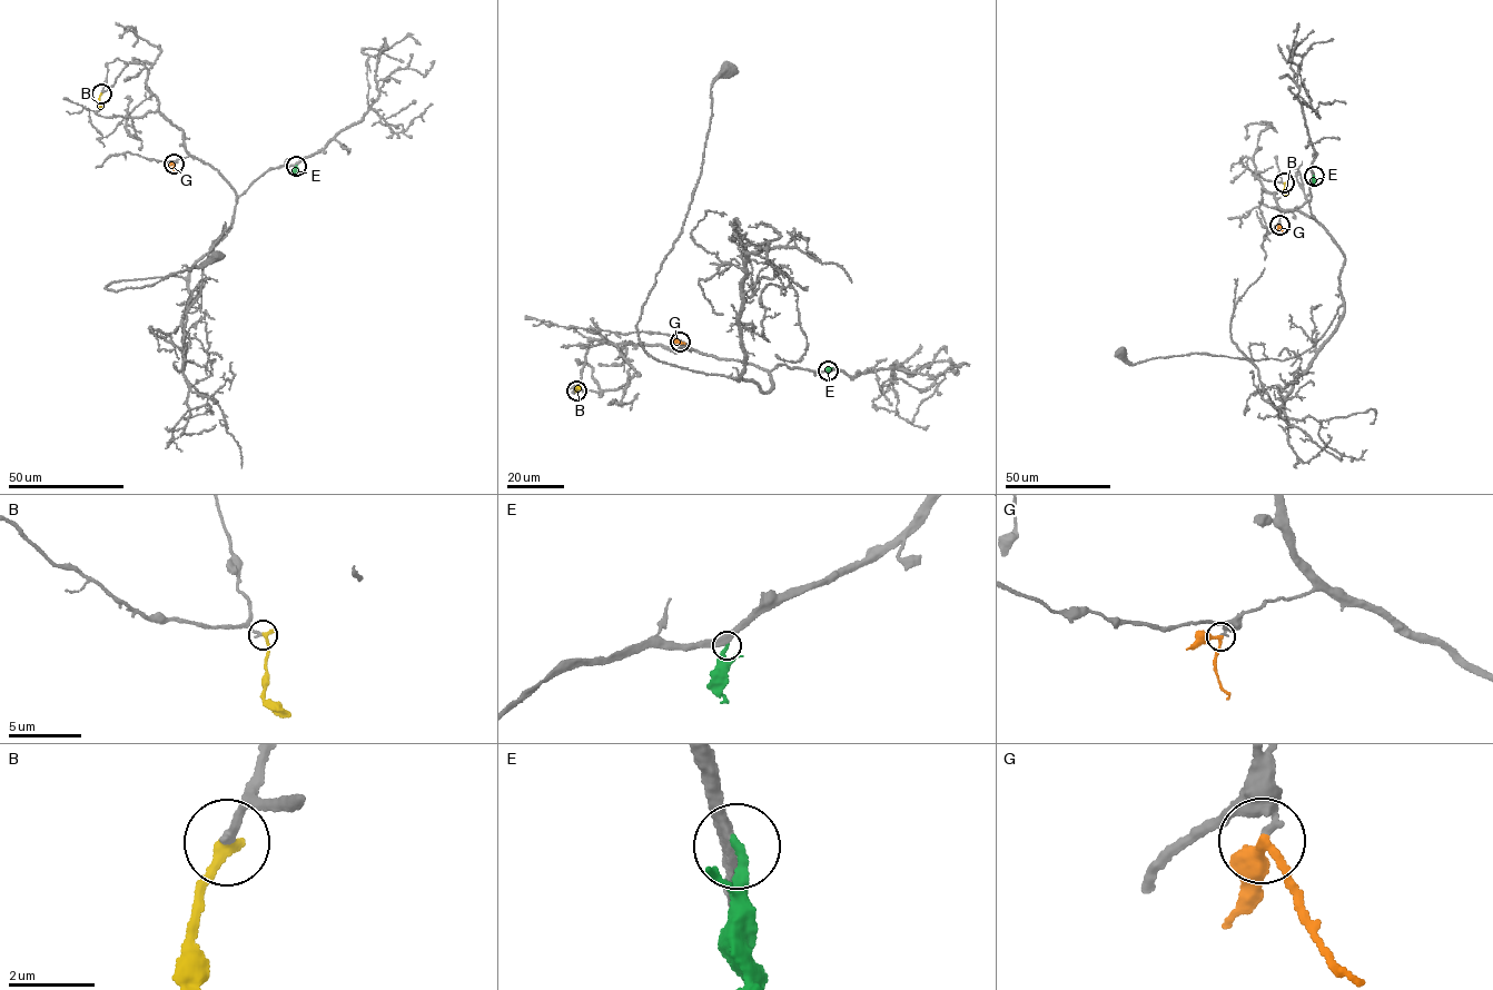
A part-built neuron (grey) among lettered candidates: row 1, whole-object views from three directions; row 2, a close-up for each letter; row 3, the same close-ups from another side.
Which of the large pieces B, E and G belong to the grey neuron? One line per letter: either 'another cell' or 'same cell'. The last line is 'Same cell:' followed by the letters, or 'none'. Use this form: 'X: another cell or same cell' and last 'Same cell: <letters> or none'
B: same cell
E: another cell
G: another cell
Same cell: B

